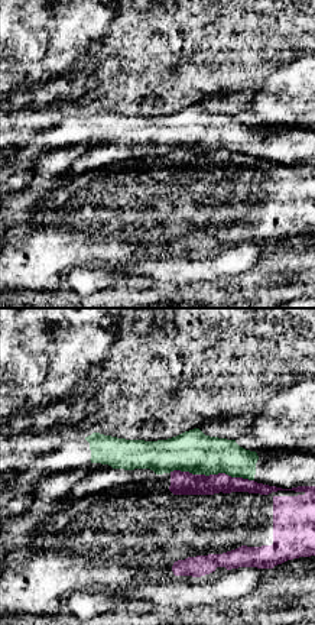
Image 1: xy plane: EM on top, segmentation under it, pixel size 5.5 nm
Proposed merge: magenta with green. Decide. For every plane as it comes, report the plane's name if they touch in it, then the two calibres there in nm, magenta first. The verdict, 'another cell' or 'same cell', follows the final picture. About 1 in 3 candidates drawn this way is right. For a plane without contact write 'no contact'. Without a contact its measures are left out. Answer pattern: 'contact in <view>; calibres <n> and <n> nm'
contact in xy; calibres 130 and 240 nm

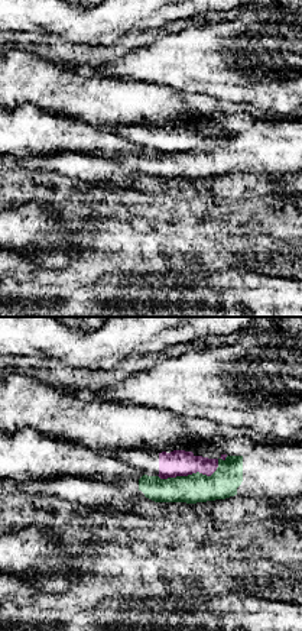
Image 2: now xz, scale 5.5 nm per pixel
contact in xz; calibres 140 and 160 nm

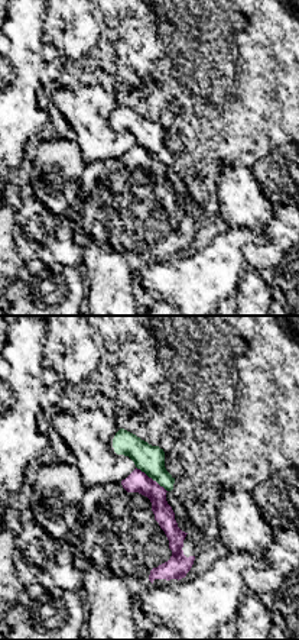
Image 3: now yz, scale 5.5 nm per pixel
contact in yz; calibres 120 and 160 nm

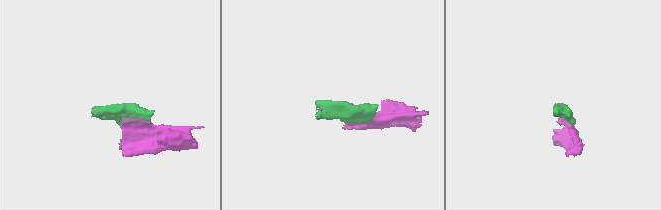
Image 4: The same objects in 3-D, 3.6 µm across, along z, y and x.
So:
another cell

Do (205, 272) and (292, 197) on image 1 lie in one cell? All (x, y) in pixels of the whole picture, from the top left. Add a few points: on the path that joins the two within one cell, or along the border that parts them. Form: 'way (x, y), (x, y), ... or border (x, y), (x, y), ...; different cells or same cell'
border (265, 246), (231, 243), (211, 253); different cells

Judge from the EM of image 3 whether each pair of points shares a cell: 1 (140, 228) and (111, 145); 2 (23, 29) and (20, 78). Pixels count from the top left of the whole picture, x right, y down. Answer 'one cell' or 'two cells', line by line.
1: two cells
2: one cell

